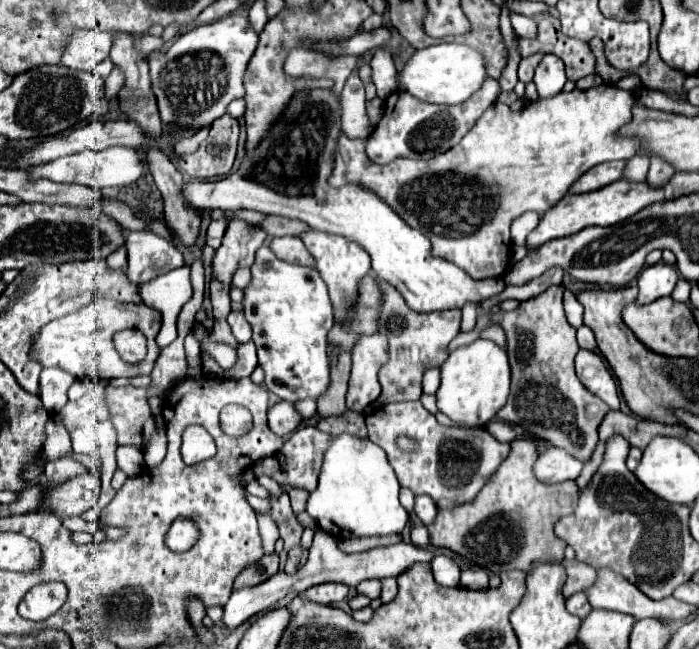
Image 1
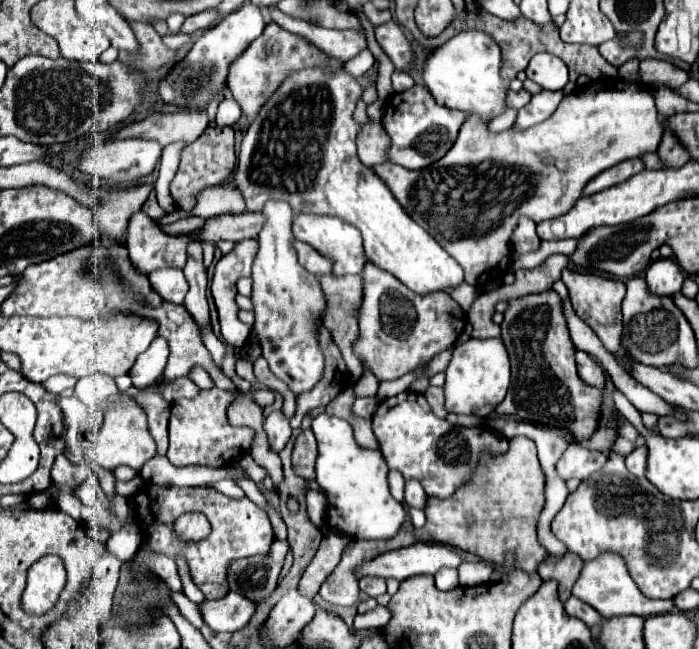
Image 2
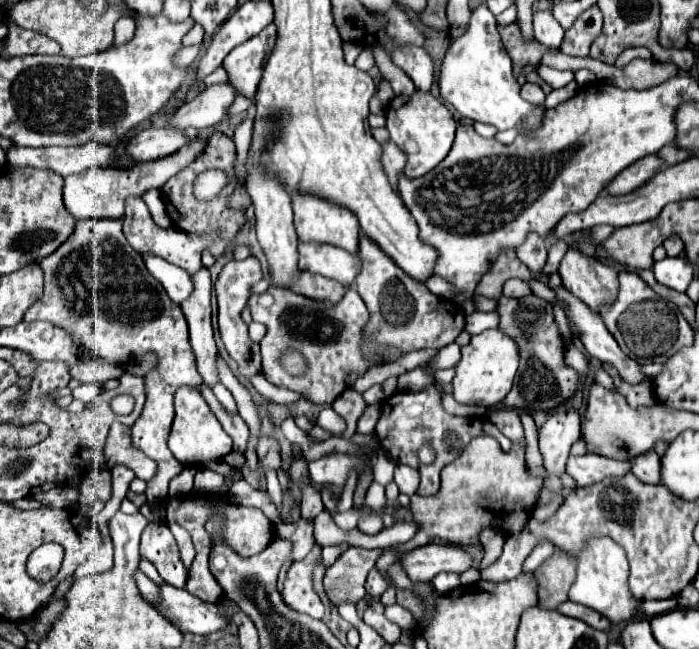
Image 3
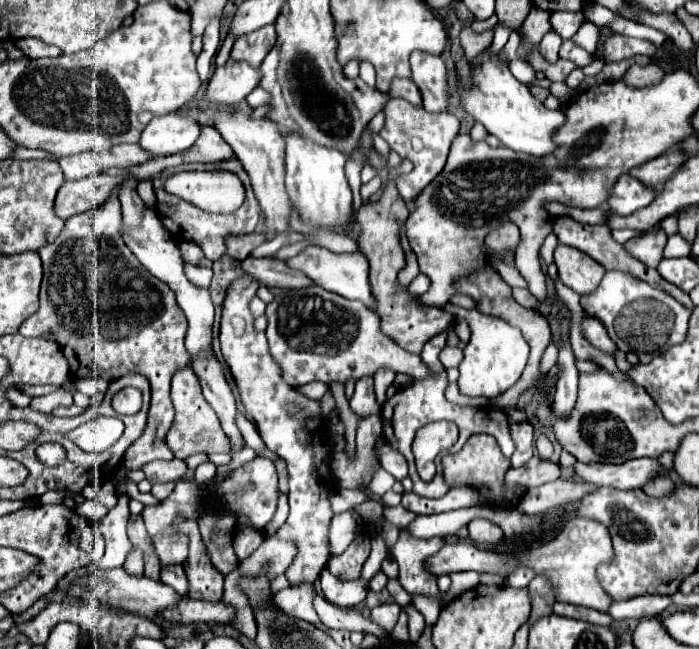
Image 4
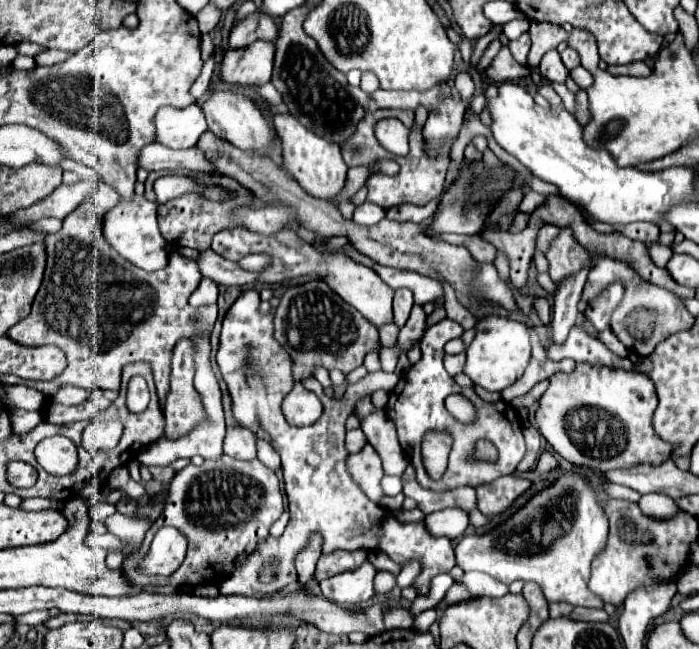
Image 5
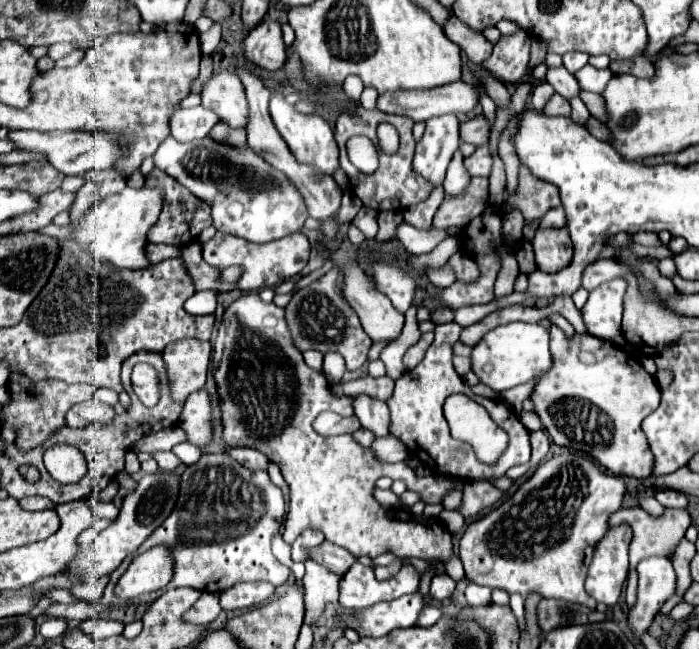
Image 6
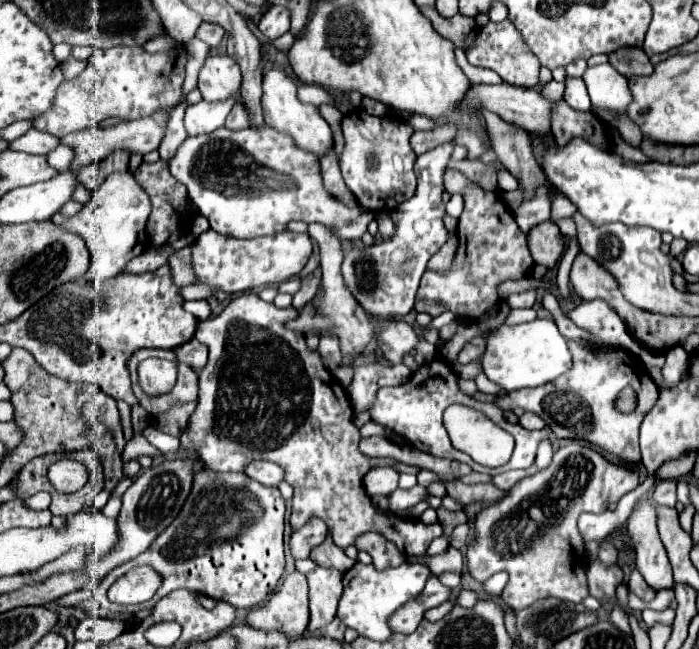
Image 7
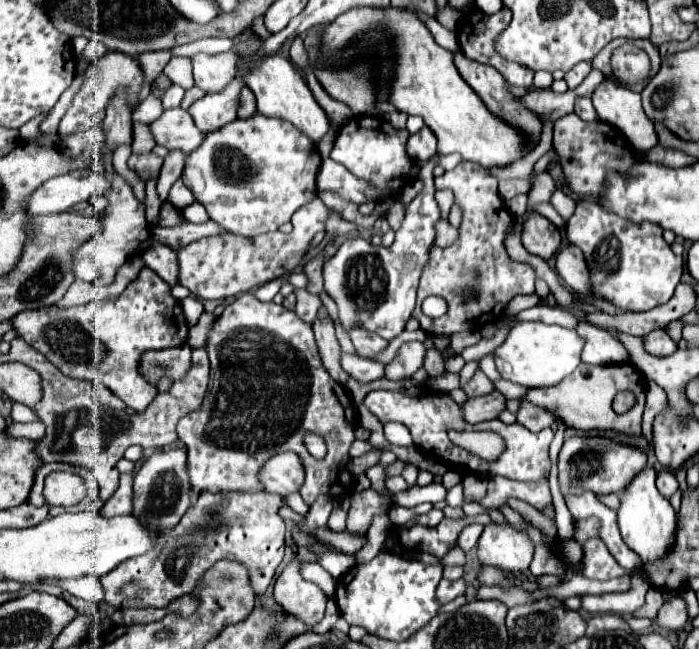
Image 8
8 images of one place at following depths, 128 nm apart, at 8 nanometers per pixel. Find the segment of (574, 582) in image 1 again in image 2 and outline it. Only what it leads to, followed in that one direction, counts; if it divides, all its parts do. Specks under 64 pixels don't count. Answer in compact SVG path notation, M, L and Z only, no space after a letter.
M568 552L568 554L562 556L562 558L558 558L558 556L546 558L546 560L540 564L538 574L540 574L542 580L558 580L558 582L560 582L560 590L558 590L558 592L560 592L560 600L566 602L566 600L570 598L570 592L572 592L572 590L568 590L568 588L564 586L564 580L572 580L572 586L574 586L574 582L578 580L578 576L580 576L580 572L582 572L582 566L584 566L584 562L580 560L580 556Z

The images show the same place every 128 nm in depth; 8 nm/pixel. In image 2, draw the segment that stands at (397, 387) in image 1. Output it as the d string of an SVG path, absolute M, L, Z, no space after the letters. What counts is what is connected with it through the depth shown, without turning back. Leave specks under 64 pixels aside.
M370 262L362 278L364 302L360 310L360 340L354 344L354 352L370 366L380 382L396 380L420 364L430 362L438 352L450 348L464 332L466 314L450 294L436 292L432 296L418 296Z

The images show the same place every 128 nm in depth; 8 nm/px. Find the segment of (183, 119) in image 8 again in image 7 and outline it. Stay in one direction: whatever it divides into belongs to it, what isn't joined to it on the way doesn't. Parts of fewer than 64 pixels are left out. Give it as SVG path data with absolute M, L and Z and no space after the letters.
M158 112L150 118L120 122L120 124L108 126L108 128L88 128L88 130L80 130L80 132L70 132L68 136L60 138L60 144L70 146L74 150L74 160L70 164L70 172L78 172L80 168L84 168L88 164L104 160L104 156L108 156L108 152L114 152L116 148L124 148L130 154L148 154L152 150L158 150L158 144L166 132L166 124L168 124L168 114Z

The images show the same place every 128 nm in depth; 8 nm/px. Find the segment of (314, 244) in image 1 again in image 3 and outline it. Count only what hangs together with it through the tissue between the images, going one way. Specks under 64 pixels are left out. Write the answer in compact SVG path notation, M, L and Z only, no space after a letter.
M306 192L292 194L292 208L294 208L294 226L300 242L308 242L308 240L328 242L344 248L346 252L352 252L352 254L358 252L360 226L358 226L358 218L350 210L344 210L336 204L320 200L318 196L308 196Z

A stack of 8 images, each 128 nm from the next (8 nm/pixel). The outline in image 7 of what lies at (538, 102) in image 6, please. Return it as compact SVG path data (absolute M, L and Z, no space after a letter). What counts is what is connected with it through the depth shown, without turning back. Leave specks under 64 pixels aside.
M552 80L552 82L548 82L546 86L542 86L540 94L542 94L544 98L548 98L548 100L560 100L562 94L564 94L564 84Z

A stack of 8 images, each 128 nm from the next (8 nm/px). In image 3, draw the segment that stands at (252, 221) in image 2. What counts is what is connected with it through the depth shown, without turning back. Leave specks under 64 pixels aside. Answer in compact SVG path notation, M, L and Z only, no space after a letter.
M130 198L126 202L126 214L124 214L124 234L130 242L130 246L138 252L138 254L154 254L160 256L180 268L184 268L188 274L194 274L200 270L202 262L200 262L200 254L208 248L208 244L212 244L212 240L218 236L218 232L210 232L206 236L200 234L186 234L180 232L178 228L160 228L154 224L146 204L142 198Z

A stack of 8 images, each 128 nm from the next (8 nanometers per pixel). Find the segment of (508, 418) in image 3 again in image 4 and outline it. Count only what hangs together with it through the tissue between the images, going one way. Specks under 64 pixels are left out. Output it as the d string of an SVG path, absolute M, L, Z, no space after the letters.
M508 424L508 428L516 444L516 452L512 454L510 462L512 462L512 468L520 468L534 456L534 432L530 424Z

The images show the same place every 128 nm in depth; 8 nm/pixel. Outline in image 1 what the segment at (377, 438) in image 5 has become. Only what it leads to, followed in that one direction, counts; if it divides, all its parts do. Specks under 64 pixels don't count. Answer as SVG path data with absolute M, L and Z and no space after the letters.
M416 496L416 506L414 506L414 512L418 514L418 518L428 526L436 520L436 504L428 498L428 496Z

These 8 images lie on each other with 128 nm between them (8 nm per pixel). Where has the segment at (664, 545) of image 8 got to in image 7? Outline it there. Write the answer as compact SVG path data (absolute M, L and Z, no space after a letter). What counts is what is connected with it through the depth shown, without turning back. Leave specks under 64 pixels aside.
M642 502L628 518L628 534L636 548L636 568L652 590L674 586L672 568L656 526L656 502Z

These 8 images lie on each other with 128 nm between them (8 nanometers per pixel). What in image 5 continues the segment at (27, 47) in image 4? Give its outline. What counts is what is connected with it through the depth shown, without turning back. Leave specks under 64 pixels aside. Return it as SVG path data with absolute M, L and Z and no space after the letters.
M42 50L40 54L34 56L34 60L36 60L38 66L52 66L52 64L64 62L68 56L70 56L70 54L66 54L66 52L62 52L62 50Z

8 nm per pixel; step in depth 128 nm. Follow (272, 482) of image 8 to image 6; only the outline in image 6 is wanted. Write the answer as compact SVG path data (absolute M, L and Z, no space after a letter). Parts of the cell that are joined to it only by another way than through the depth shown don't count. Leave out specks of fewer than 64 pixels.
M228 448L228 454L232 454L234 460L238 460L250 470L266 470L268 466L268 458L254 448Z

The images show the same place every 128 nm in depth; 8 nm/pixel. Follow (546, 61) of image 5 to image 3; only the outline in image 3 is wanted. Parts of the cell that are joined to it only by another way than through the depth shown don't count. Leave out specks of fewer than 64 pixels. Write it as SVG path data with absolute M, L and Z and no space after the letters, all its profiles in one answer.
M550 10L534 14L534 38L548 48L558 48L562 44L564 28Z

